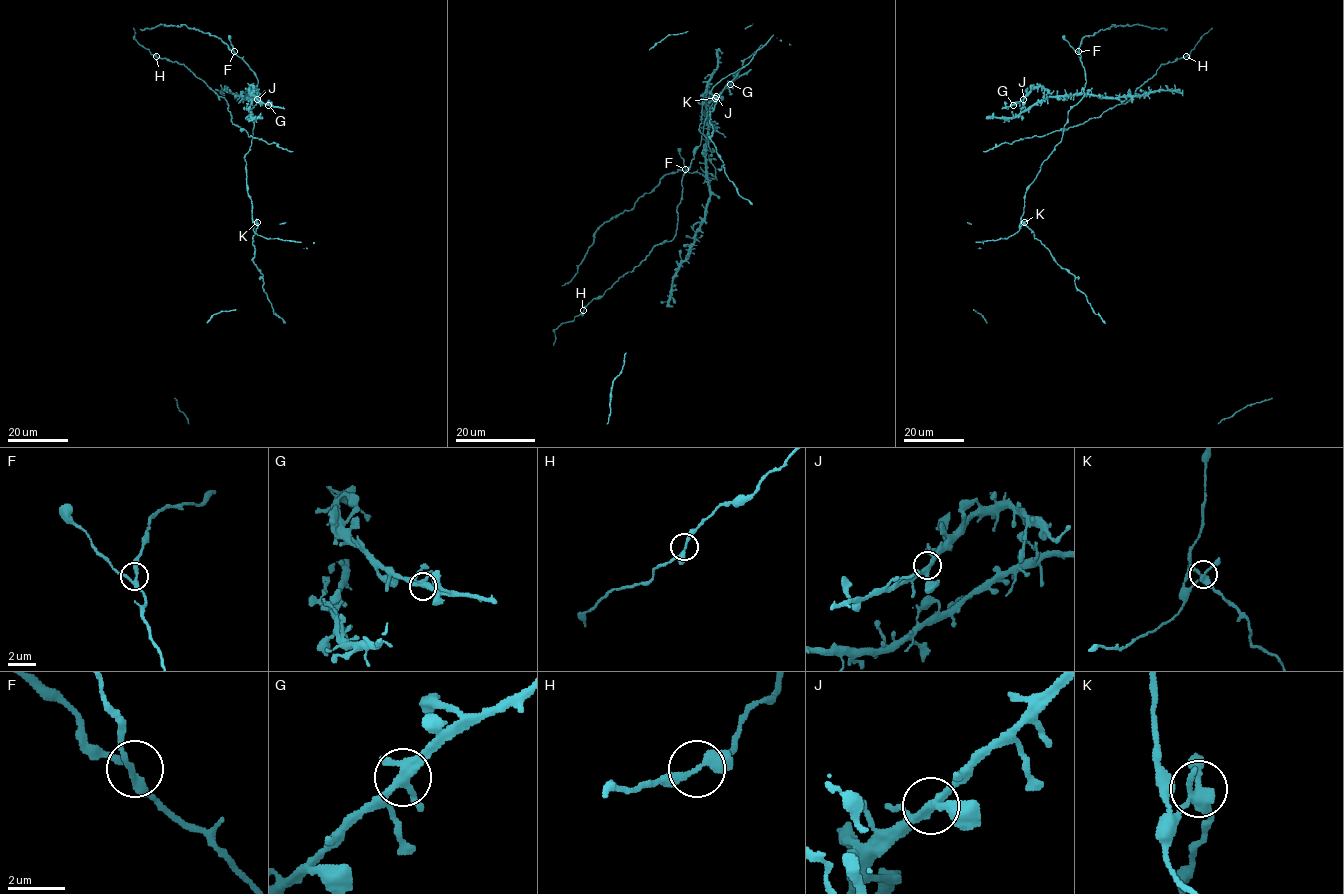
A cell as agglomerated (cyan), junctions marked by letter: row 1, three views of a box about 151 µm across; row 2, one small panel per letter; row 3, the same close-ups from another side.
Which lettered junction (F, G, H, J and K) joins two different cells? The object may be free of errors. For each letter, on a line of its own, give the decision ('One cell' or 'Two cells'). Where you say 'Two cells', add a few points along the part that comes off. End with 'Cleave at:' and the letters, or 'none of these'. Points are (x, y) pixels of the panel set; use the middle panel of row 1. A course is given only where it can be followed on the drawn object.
F: One cell
G: One cell
H: One cell
J: One cell
K: Two cells. Course of the part to remove: (715, 97), (716, 103), (710, 111), (710, 140), (723, 162), (724, 173), (743, 198), (752, 204)
Cleave at: K

